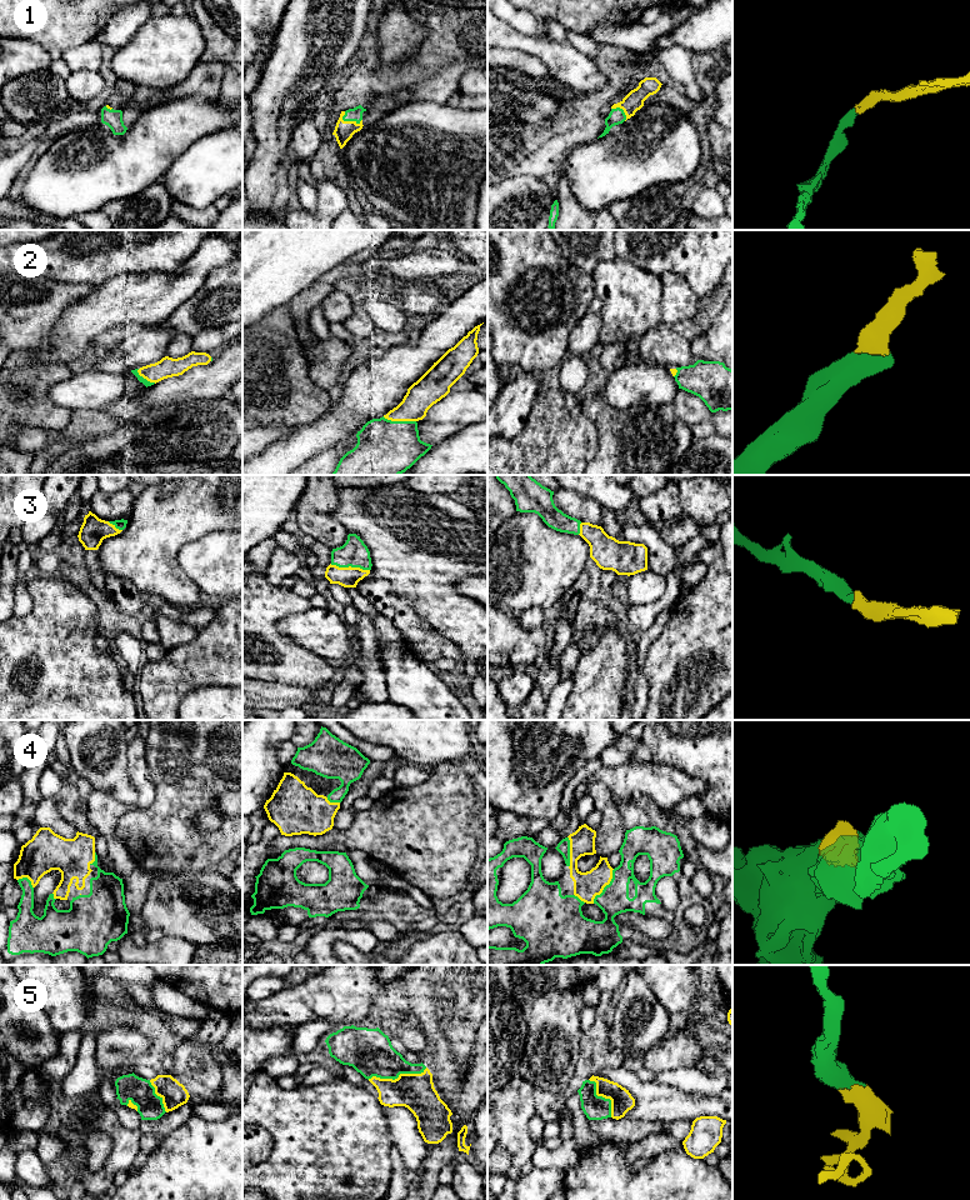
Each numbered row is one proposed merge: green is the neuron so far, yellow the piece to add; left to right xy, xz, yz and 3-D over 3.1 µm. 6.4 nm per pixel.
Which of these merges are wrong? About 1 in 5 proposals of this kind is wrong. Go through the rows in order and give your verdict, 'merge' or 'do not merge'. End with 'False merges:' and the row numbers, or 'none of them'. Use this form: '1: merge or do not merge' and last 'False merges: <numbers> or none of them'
1: merge
2: merge
3: merge
4: merge
5: merge
False merges: none of them

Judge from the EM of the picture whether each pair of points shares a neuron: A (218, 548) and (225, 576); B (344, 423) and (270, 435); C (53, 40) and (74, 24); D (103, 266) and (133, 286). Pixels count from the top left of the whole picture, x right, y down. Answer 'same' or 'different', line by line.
A: same
B: different
C: same
D: different

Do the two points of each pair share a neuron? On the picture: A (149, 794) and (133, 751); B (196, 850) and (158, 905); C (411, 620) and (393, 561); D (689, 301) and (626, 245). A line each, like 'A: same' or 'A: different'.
A: same
B: different
C: different
D: different

